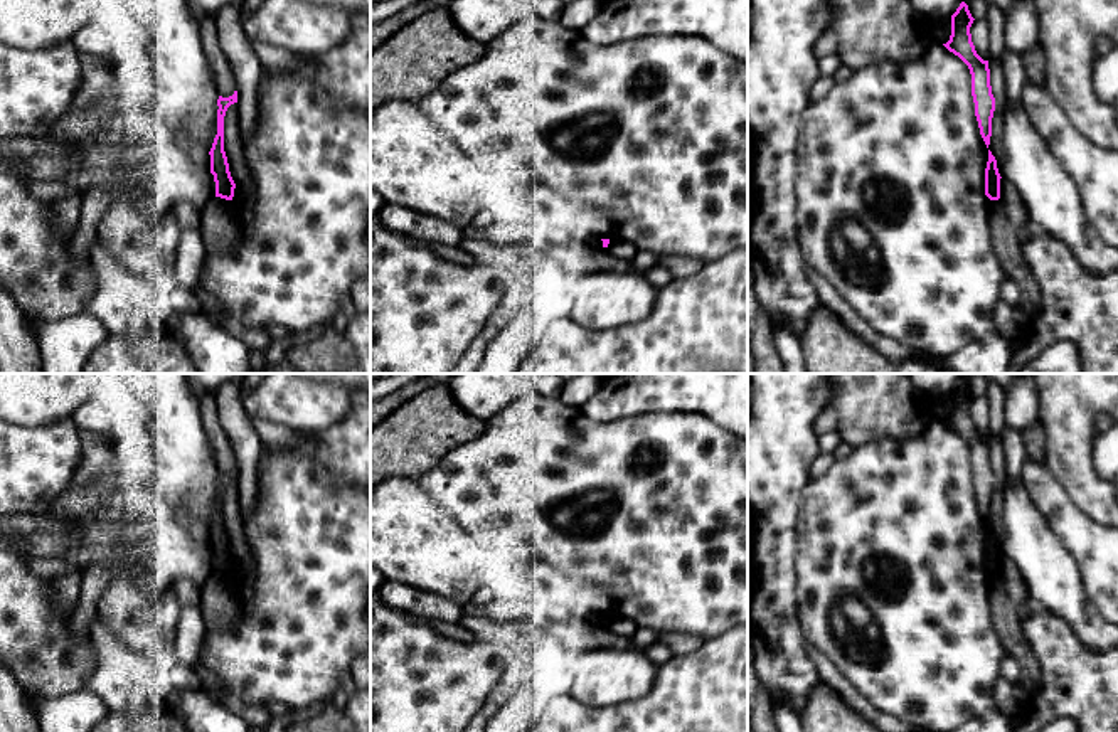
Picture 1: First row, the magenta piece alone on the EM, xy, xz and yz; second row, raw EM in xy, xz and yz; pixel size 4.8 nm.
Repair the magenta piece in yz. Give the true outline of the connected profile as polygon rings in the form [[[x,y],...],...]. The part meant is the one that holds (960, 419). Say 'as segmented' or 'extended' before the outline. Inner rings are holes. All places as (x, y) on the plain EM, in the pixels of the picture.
as segmented; [[[965,379],[960,380],[951,392],[951,412],[943,421],[950,429],[958,432],[970,446],[972,451],[972,473],[975,480],[975,493],[978,498],[980,512],[988,525],[992,513],[992,495],[995,488],[995,475],[990,463],[988,438],[983,438],[972,419],[970,404],[973,394]]]

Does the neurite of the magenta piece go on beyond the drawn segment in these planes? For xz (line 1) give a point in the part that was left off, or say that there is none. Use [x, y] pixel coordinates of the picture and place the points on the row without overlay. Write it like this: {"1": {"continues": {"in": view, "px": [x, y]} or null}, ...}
{"1": {"continues": null}}

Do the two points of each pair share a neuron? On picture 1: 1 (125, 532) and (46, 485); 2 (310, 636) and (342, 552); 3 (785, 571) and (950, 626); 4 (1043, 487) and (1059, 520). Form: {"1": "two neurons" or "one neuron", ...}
{"1": "two neurons", "2": "one neuron", "3": "two neurons", "4": "one neuron"}

